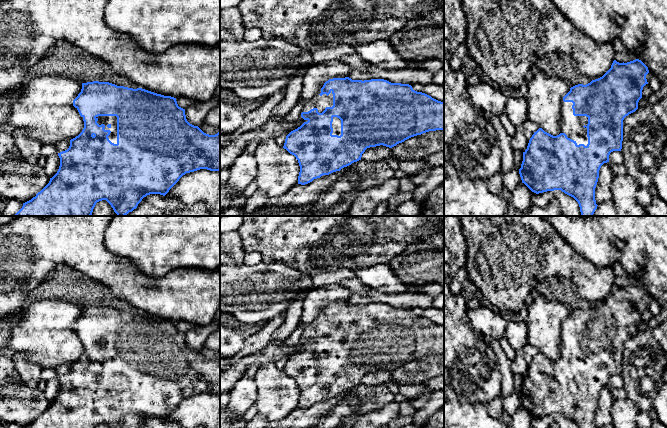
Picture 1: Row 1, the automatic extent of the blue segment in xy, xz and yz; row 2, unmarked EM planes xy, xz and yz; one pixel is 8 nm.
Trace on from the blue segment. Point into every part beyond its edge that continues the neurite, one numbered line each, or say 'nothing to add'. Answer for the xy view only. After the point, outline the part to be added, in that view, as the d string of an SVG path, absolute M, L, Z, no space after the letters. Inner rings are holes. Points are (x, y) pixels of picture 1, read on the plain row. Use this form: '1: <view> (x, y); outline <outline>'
1: xy (105, 344); outline M98 340L96 341L98 343L97 347L99 349L104 348L105 354L110 354L111 357L108 360L109 364L117 368L117 341L116 340Z

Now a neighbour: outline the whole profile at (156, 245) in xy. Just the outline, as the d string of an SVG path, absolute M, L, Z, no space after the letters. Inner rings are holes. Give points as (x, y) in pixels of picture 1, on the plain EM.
M113 216L104 233L104 245L113 255L130 259L142 273L150 277L163 277L176 269L216 271L220 269L220 216Z

